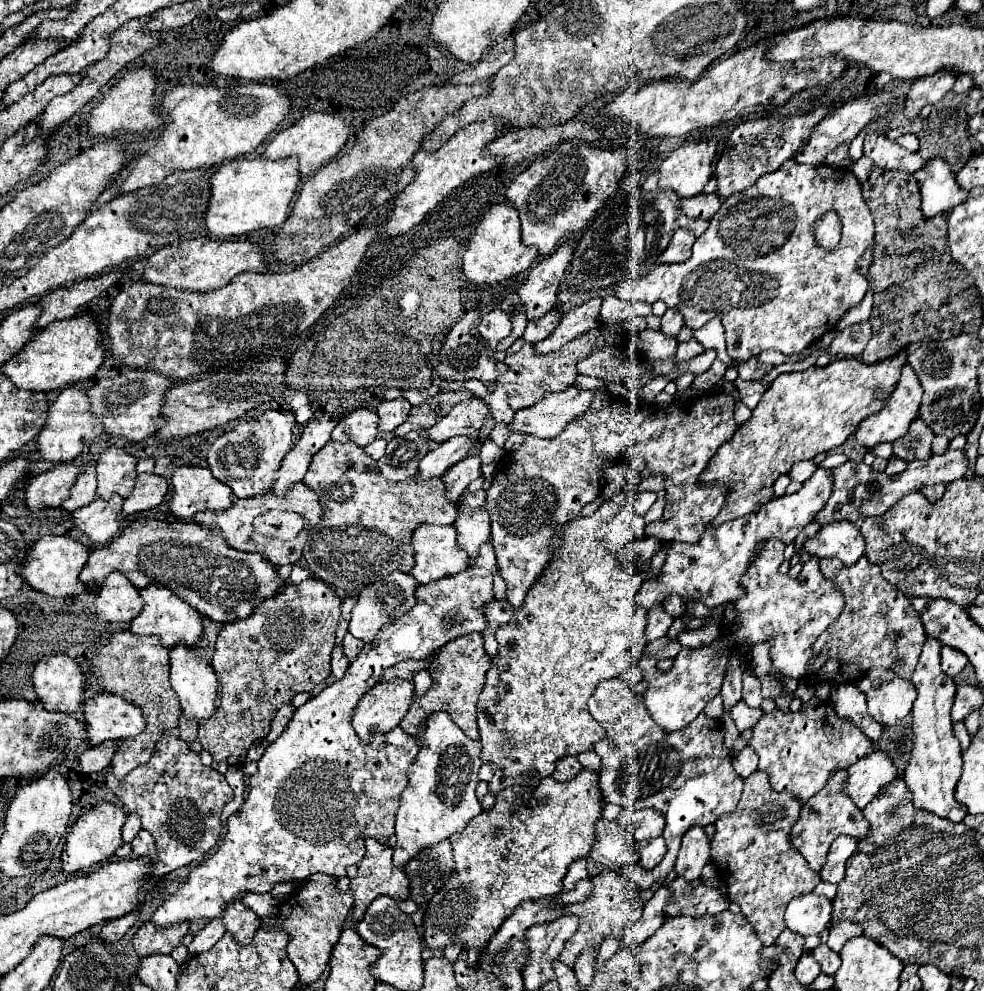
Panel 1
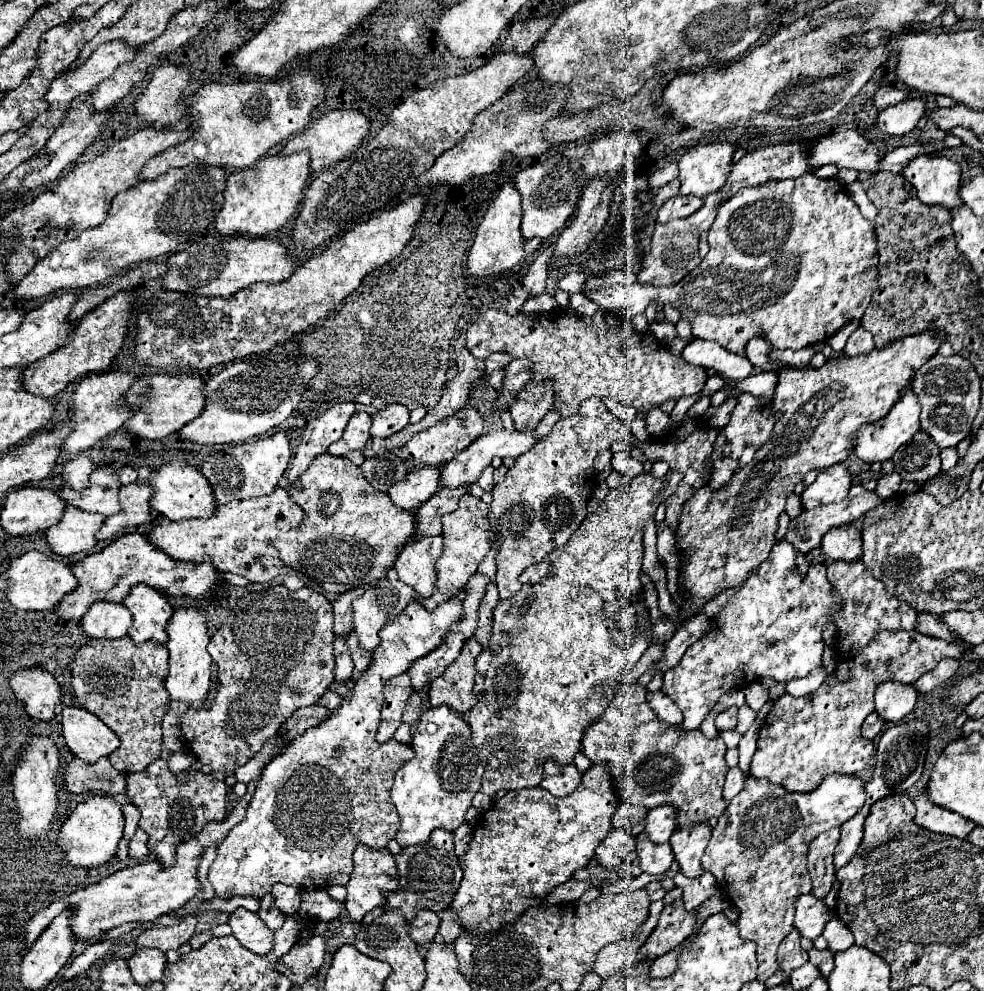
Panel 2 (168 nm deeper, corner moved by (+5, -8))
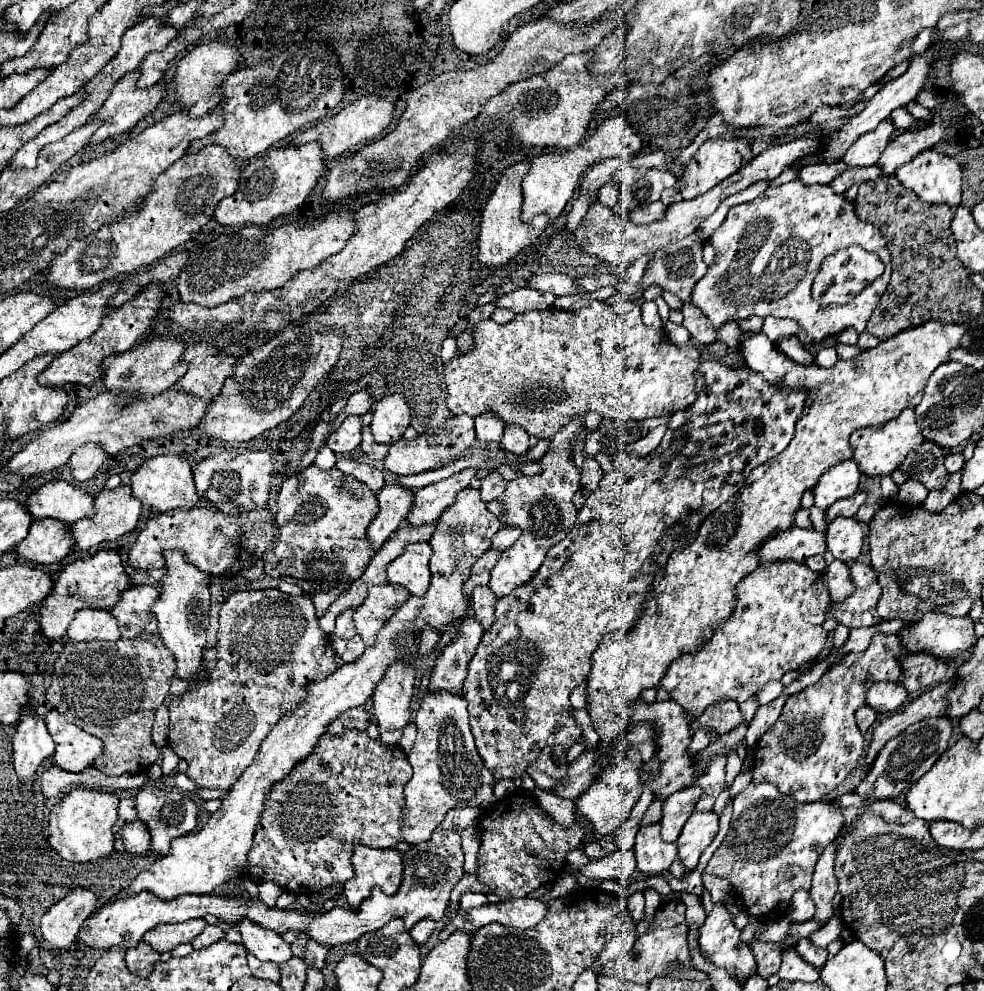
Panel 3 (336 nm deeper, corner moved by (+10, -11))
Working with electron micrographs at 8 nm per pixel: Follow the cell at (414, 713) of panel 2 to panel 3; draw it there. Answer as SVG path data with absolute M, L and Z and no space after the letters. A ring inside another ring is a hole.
M409 722L405 728L403 728L403 734L401 734L401 740L399 740L399 746L402 750L405 750L405 753L408 753L411 750L415 742L415 724Z

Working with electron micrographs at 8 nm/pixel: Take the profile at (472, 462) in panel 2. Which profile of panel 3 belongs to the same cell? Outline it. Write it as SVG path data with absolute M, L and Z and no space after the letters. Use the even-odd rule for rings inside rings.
M465 468L447 480L441 480L441 482L435 482L431 486L417 490L415 506L411 508L411 514L405 522L415 524L415 526L435 522L441 516L441 512L447 506L451 506L451 502L455 502L455 494L467 488L471 478L475 476L477 476L477 468Z

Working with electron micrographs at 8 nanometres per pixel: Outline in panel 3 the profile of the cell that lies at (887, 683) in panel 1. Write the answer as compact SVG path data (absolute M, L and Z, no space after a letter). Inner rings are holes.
M877 682L867 692L867 704L879 714L893 714L905 702L909 694L901 682Z

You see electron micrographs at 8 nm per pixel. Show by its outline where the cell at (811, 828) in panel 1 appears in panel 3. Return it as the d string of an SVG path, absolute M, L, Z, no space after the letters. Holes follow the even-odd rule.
M831 842L829 846L825 846L823 854L819 856L817 864L815 864L815 872L813 872L813 886L809 890L817 912L815 912L815 920L825 922L833 916L833 906L831 900L837 892L837 878L833 874L833 862L837 856L837 842Z

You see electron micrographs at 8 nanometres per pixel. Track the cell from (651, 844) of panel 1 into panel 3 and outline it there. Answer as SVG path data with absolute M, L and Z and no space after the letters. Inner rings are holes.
M659 824L643 826L637 832L635 858L637 858L639 872L643 872L647 876L655 876L663 870L669 870L675 856L677 856L677 846L675 846L675 842L667 844L661 840Z

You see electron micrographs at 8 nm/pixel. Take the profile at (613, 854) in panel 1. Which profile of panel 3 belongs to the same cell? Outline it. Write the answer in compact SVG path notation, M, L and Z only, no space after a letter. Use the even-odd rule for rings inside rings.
M613 834L603 836L603 838L597 840L597 842L587 844L583 852L585 852L591 860L597 860L597 858L603 858L603 856L613 854L613 852L615 852L615 838L613 838Z

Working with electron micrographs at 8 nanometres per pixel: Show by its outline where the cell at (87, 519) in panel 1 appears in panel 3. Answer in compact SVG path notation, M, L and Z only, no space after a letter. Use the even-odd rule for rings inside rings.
M55 518L35 520L29 536L19 542L15 550L19 556L37 564L59 562L73 550L73 536L69 524Z

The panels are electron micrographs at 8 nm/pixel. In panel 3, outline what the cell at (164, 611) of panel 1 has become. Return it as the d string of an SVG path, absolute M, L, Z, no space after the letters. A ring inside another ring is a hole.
M133 586L123 590L117 606L111 608L123 640L131 640L139 634L157 634L157 618L151 612L157 598L159 592L153 586Z

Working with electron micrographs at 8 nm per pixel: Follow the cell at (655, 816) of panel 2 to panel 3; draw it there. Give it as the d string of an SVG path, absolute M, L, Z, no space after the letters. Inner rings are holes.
M679 790L663 802L663 818L659 820L659 826L661 826L661 838L665 842L677 840L683 824L693 812L695 798L699 798L699 790Z

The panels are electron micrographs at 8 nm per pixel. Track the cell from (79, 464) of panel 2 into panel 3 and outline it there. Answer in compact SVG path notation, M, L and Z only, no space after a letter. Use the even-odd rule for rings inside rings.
M95 444L81 446L79 452L75 450L75 454L69 460L73 480L77 480L77 482L89 480L105 460L107 460L107 454L103 454L103 450L99 446L95 446Z

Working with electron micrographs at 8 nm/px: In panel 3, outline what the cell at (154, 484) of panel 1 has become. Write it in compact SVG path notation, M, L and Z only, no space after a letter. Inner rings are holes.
M119 486L115 490L101 490L95 498L95 516L93 518L83 518L79 522L71 524L71 532L75 534L75 544L83 550L89 550L101 542L107 540L115 540L127 532L131 532L137 526L141 514L141 504L135 502L135 498L131 496L131 488L129 486Z

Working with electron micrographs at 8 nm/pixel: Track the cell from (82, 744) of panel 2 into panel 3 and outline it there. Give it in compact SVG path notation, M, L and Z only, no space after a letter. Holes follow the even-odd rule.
M51 710L45 722L57 744L53 754L55 766L69 772L81 772L93 766L93 762L103 754L103 742L99 738L67 722L65 716L61 716L57 710Z

